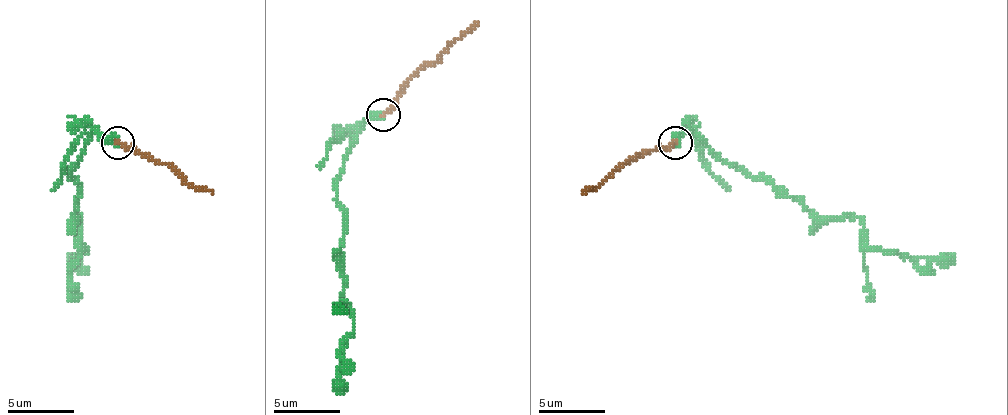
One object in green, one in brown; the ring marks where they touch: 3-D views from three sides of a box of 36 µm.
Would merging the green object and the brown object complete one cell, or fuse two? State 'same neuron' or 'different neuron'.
different neuron

